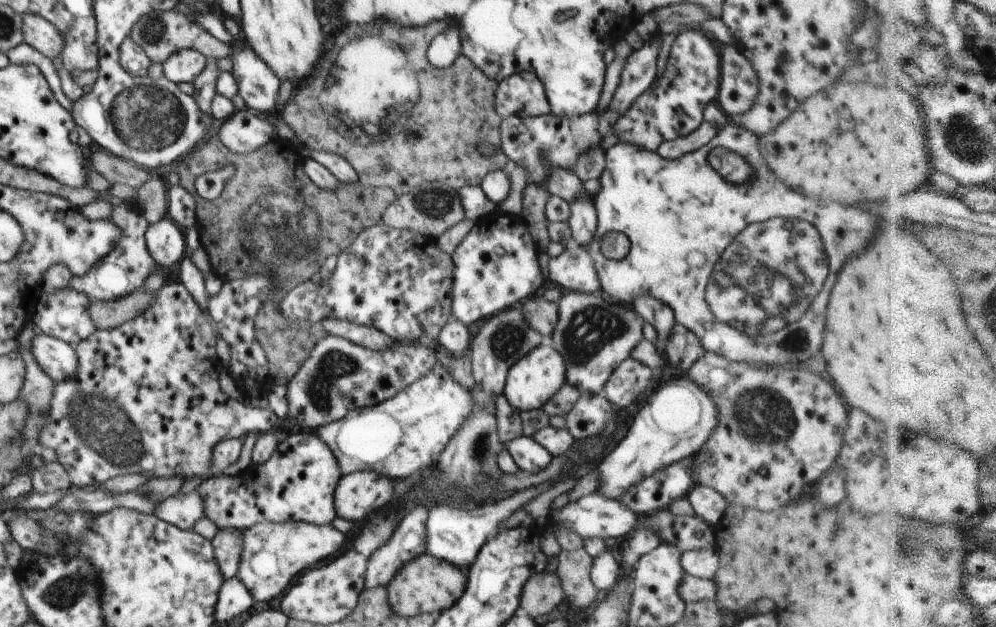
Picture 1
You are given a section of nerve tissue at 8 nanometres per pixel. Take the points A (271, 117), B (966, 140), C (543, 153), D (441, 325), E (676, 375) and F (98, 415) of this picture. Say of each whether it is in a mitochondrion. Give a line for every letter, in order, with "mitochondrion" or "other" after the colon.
A: other
B: mitochondrion
C: mitochondrion
D: other
E: other
F: mitochondrion

